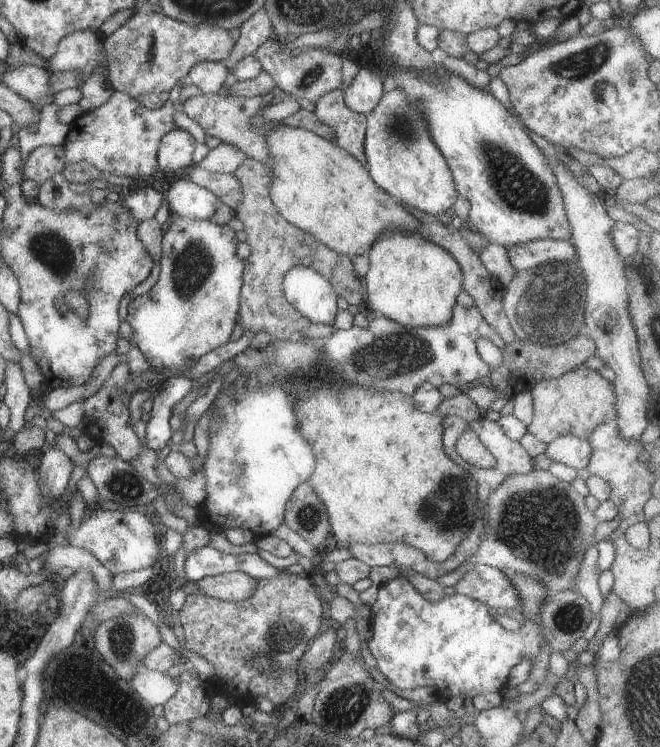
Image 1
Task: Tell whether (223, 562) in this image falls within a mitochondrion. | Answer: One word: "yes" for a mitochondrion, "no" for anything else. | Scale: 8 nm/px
no

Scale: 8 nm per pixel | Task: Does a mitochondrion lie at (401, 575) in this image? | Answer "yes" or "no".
no

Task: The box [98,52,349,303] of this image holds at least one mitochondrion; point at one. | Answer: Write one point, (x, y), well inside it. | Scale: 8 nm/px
(308, 80)

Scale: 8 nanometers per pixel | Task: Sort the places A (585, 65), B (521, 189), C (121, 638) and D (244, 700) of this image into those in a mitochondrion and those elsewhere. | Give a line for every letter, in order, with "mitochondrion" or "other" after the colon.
A: mitochondrion
B: mitochondrion
C: mitochondrion
D: other

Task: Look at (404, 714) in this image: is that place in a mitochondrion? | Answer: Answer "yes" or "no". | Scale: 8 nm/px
no

